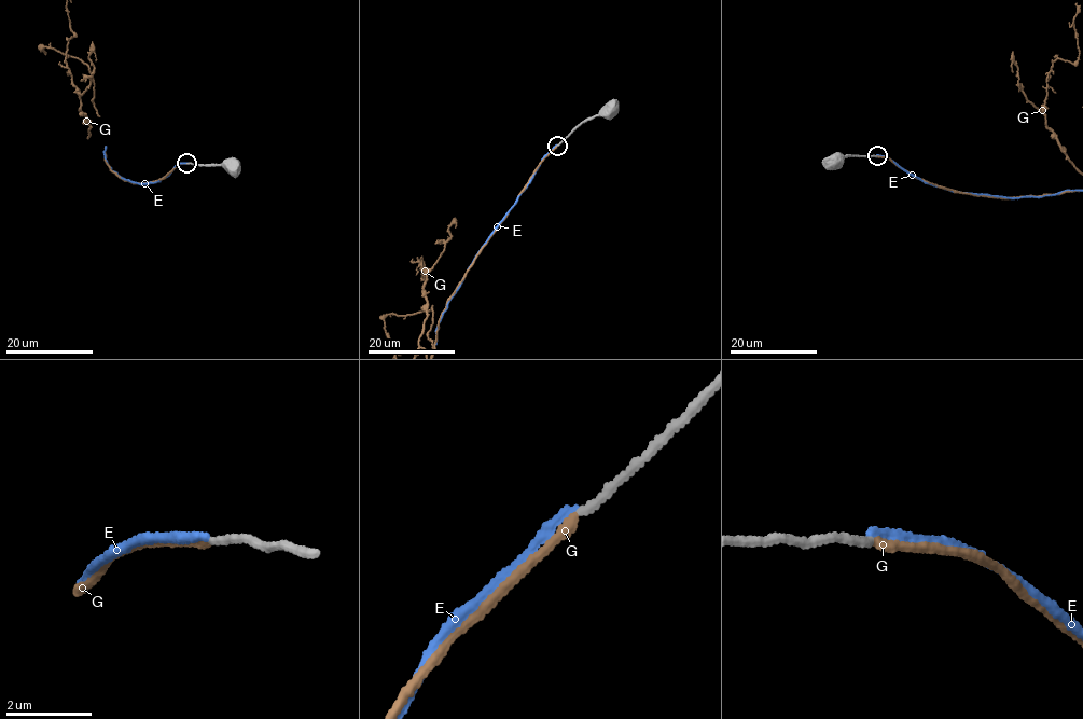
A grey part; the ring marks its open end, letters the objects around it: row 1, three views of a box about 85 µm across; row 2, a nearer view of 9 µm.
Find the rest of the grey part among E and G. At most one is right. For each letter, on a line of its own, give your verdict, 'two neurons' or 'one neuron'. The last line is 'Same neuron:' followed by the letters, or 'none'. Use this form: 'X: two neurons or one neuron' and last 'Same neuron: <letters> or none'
E: two neurons
G: one neuron
Same neuron: G

